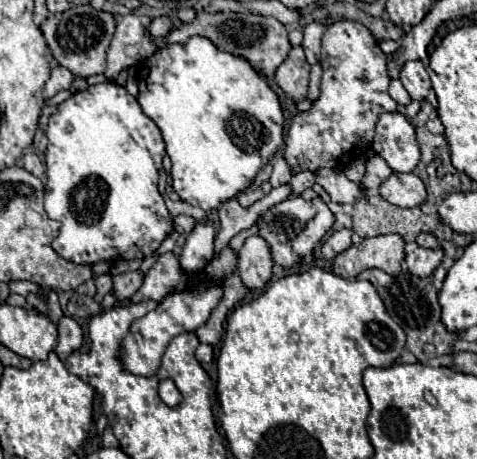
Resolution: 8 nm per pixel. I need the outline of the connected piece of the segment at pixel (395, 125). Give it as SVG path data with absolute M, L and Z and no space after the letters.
M397 111L383 113L375 125L373 149L393 171L411 173L419 161L415 127Z

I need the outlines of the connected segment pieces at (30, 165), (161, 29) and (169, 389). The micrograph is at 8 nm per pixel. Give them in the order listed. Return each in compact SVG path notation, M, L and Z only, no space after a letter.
M27 151L27 153L23 155L23 159L21 159L21 167L23 167L25 171L33 173L33 175L35 175L35 177L39 177L39 179L43 179L43 177L45 177L45 167L43 167L41 159L39 159L33 151Z
M157 17L149 25L149 35L153 39L159 39L159 37L165 37L169 33L169 29L171 29L171 19L169 17Z
M161 379L161 381L159 381L159 395L161 395L161 399L163 399L169 407L175 407L175 405L181 403L181 393L179 393L179 389L175 387L173 379Z

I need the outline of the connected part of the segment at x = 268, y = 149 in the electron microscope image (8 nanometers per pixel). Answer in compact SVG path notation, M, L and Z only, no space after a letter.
M191 37L185 47L173 45L155 51L139 67L137 83L139 105L143 113L155 121L163 135L167 155L171 159L173 189L189 205L209 211L237 197L237 193L251 185L257 171L283 143L283 111L277 95L245 59L217 51L209 39Z

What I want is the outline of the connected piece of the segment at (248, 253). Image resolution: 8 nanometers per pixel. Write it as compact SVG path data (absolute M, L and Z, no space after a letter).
M251 235L245 241L245 245L239 249L239 277L243 285L249 291L263 289L273 275L271 269L273 269L273 261L267 243L261 237Z

